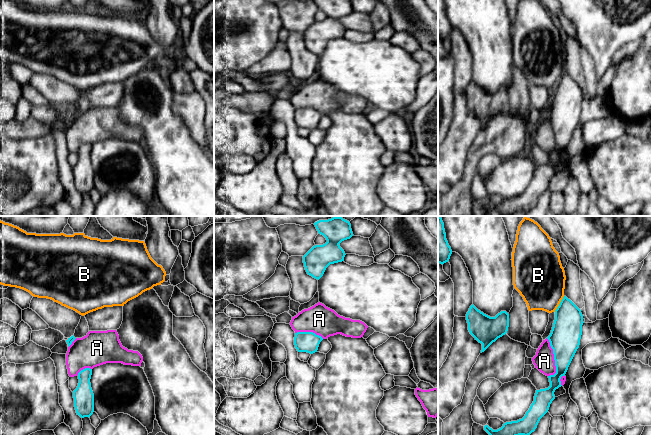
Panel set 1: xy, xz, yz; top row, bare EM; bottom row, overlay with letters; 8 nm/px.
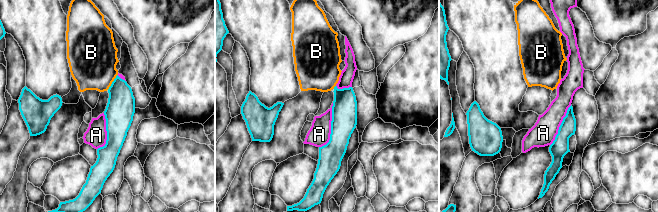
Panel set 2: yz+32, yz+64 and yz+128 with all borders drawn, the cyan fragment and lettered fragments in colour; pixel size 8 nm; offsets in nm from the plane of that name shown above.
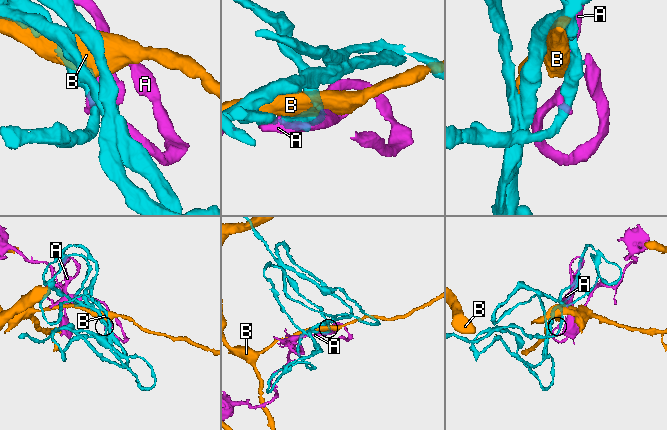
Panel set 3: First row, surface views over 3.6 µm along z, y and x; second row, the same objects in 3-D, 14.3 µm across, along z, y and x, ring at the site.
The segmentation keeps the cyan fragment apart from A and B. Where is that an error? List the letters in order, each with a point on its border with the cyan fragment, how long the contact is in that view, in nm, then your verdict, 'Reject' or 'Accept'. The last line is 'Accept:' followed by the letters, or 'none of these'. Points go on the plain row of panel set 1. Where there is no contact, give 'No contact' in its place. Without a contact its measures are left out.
A: Touches cyan at yz (554, 134). Shared border 320 nm. Accept
B: Touches cyan at yz (559, 80). Shared border 150 nm. Reject
Accept: A

